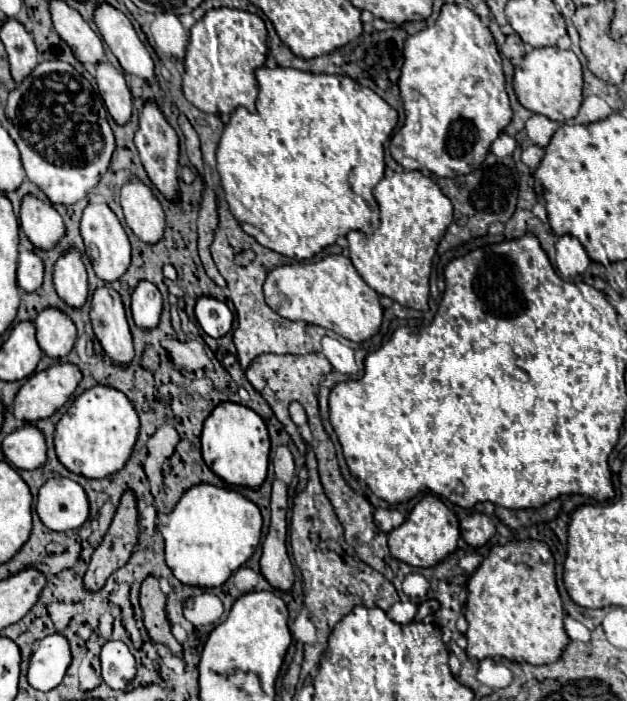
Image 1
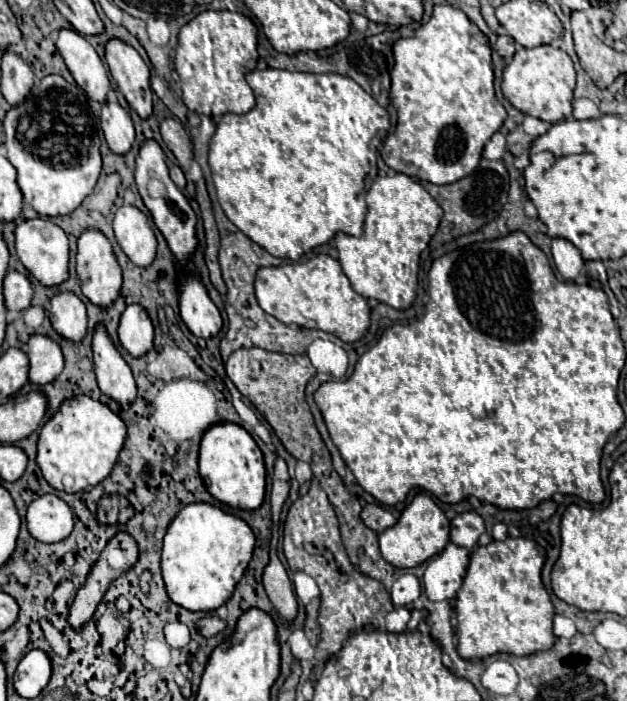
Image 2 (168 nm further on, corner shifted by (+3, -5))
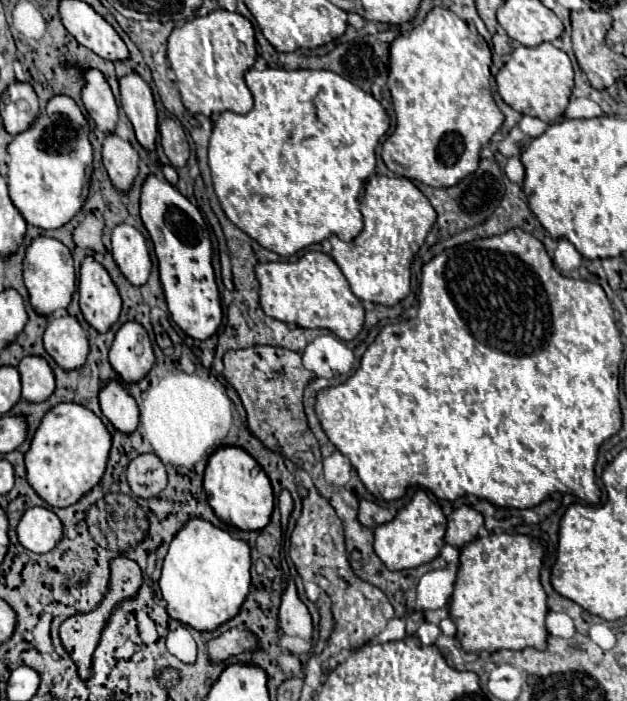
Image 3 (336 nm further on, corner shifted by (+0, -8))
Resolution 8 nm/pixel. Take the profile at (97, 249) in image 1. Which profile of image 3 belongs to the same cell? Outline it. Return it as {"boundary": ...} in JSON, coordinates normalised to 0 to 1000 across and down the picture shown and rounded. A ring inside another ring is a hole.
{"boundary":[[[139,365],[126,394],[126,439],[142,465],[155,474],[171,474],[193,445],[193,422],[174,397],[171,385]]]}

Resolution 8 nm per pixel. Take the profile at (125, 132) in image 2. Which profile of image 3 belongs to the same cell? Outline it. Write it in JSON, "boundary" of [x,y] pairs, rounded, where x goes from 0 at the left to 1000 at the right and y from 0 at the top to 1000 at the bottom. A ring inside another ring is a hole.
{"boundary":[[[187,191],[167,194],[164,203],[164,237],[177,254],[177,262],[183,271],[203,277],[206,268],[212,265],[212,257],[222,245],[219,240],[222,223],[215,211],[193,200]]]}

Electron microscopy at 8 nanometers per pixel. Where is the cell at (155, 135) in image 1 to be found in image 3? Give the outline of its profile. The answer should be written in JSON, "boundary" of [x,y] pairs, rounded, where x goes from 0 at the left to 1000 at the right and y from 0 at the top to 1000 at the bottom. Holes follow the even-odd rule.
{"boundary":[[[238,251],[223,277],[223,308],[234,325],[254,374],[254,399],[263,417],[276,459],[305,482],[330,485],[346,474],[356,456],[349,411],[337,379],[337,342],[330,320],[314,294],[308,294],[266,257]]]}

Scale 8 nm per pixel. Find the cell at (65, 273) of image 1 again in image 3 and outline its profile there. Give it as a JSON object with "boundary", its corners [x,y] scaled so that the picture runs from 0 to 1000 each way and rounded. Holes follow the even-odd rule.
{"boundary":[[[88,448],[75,456],[69,496],[104,531],[126,528],[142,505],[139,476],[120,451]]]}

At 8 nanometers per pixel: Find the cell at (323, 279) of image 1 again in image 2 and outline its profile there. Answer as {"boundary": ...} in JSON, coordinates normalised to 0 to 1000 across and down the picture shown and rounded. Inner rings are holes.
{"boundary":[[[504,364],[491,372],[447,381],[421,381],[408,389],[405,412],[415,438],[456,464],[469,461],[488,469],[514,469],[542,481],[549,489],[565,489],[587,475],[587,429],[561,412],[542,375],[526,364]]]}

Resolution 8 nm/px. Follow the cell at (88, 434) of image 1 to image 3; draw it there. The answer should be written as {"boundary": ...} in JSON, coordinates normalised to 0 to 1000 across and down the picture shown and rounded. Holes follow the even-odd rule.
{"boundary":[[[91,576],[72,591],[40,645],[43,688],[78,722],[107,725],[161,685],[174,642],[177,619],[145,585],[129,576]]]}

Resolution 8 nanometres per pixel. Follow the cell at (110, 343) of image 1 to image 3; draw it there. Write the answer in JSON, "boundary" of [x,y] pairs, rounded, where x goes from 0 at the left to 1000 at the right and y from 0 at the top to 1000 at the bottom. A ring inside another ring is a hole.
{"boundary":[[[187,542],[174,545],[158,559],[158,576],[164,593],[196,619],[212,619],[222,605],[219,573],[206,565],[199,551]]]}

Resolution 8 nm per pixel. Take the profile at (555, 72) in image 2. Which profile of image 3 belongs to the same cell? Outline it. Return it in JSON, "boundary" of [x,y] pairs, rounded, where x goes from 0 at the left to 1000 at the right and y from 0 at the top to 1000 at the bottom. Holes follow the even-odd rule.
{"boundary":[[[866,60],[856,68],[821,66],[789,114],[793,131],[805,148],[812,148],[828,163],[853,165],[879,177],[898,168],[898,160],[907,148],[914,126],[914,94],[907,80],[898,71],[885,68],[879,60]]]}

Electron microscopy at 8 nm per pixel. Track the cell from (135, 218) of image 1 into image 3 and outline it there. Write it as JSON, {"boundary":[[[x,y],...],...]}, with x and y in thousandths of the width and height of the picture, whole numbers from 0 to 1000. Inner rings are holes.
{"boundary":[[[190,320],[177,334],[180,371],[212,408],[228,408],[241,388],[238,354],[228,334],[209,320]]]}

